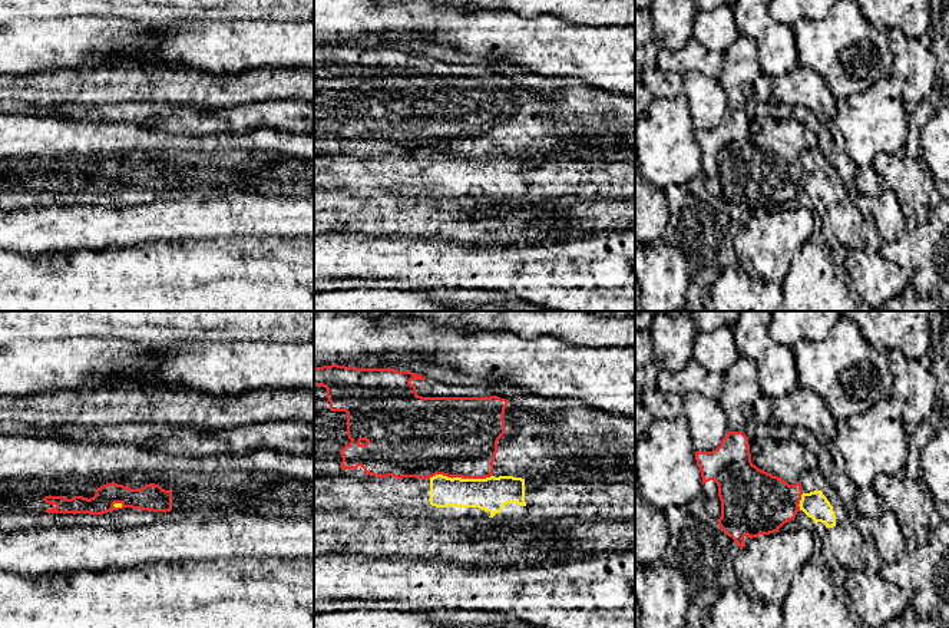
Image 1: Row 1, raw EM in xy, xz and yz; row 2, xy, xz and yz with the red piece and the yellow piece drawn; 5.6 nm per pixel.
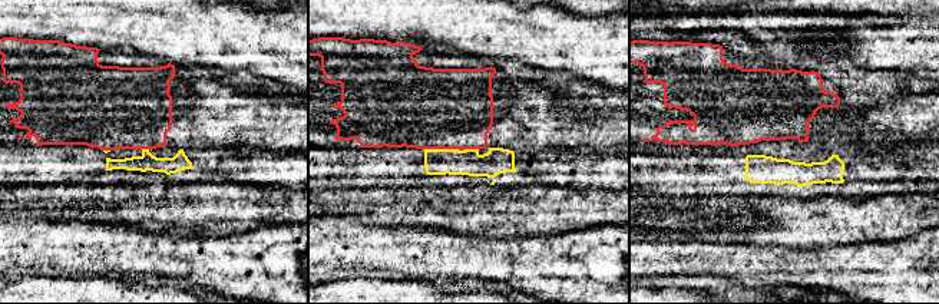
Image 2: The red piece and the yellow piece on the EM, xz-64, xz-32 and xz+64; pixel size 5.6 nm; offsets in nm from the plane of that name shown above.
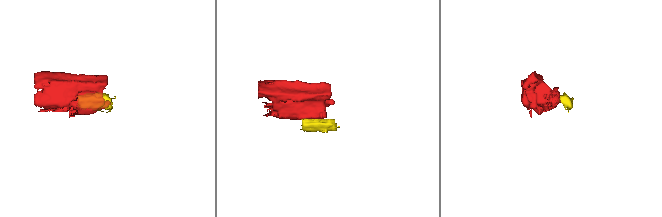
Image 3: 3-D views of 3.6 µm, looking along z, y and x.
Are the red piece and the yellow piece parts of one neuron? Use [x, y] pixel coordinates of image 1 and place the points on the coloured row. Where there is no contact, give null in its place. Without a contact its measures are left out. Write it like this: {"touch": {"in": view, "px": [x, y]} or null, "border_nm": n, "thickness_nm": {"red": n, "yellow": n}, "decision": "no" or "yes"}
{"touch": {"in": "xz", "px": [460, 476]}, "border_nm": 360, "thickness_nm": {"red": 440, "yellow": 190}, "decision": "no"}

